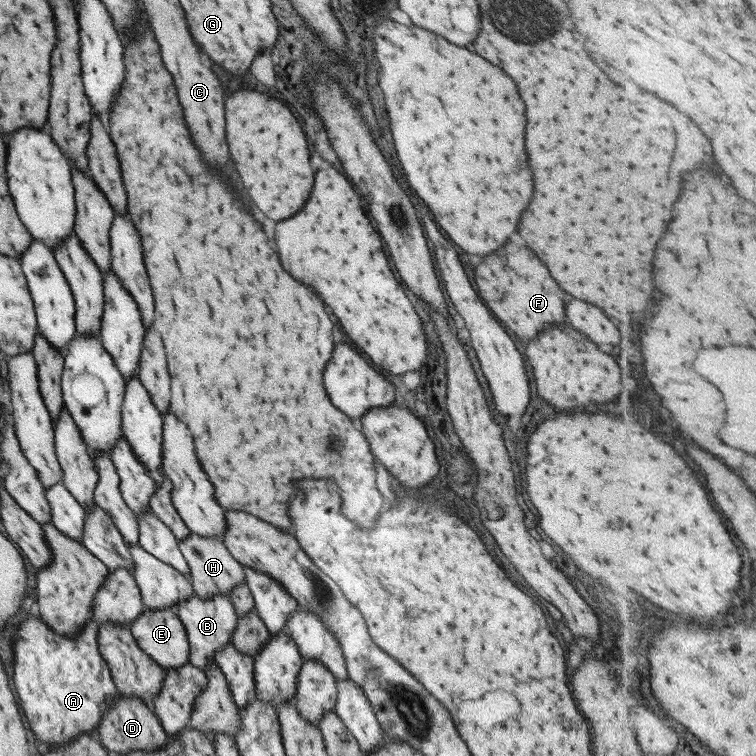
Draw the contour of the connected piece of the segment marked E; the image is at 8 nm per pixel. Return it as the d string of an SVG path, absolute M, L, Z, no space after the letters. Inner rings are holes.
M175 606L167 608L157 608L156 610L147 610L131 624L130 632L136 639L137 645L148 656L157 662L165 671L168 668L178 668L189 662L190 645L186 634L186 629L178 617Z

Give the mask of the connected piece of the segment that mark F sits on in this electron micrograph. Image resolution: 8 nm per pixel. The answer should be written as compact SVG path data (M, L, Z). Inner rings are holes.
M506 242L500 250L482 258L482 262L476 266L474 282L486 306L522 340L534 338L540 330L544 330L546 324L564 322L564 292L536 254L524 246Z

